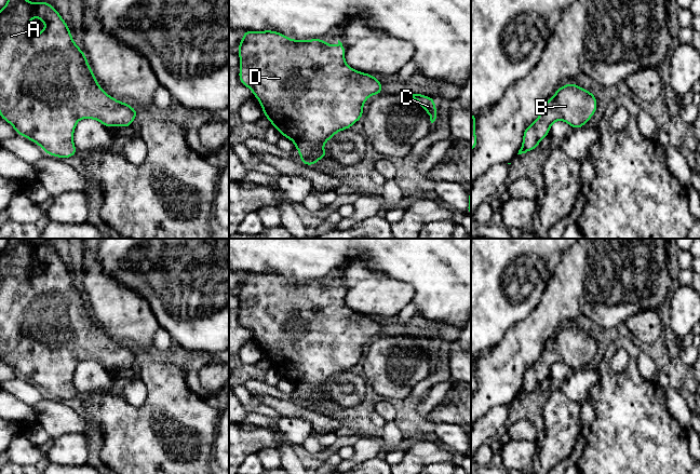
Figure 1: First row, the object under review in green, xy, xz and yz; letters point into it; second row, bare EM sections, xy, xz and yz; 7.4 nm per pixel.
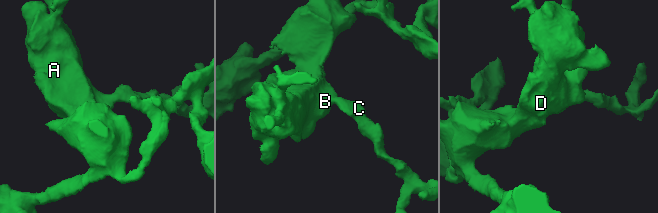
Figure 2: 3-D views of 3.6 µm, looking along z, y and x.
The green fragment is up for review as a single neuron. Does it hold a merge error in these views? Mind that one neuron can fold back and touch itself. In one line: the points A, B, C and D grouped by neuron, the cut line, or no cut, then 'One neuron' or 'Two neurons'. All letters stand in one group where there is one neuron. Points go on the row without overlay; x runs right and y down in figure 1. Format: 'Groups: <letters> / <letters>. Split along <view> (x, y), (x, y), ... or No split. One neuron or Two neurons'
Groups: A B C D. No split. One neuron

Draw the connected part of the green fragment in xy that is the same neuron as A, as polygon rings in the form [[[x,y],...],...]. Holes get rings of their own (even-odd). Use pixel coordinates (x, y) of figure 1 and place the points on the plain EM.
[[[9,239],[0,253],[0,360],[9,364],[17,377],[36,384],[46,396],[67,401],[78,395],[72,380],[79,362],[93,361],[105,369],[130,369],[137,356],[130,346],[117,342],[99,328],[84,294],[75,285],[69,268],[53,247],[46,243],[28,244],[25,239]],[[35,257],[46,268],[30,279],[30,263]]]

